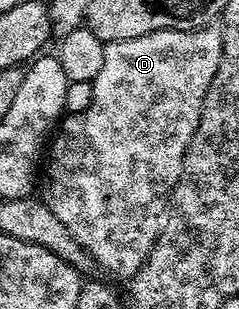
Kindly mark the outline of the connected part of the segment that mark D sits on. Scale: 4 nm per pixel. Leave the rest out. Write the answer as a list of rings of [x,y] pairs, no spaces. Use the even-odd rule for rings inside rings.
[[[216,24],[207,25],[204,29],[192,29],[191,31],[179,31],[178,29],[164,29],[147,35],[139,35],[135,39],[123,39],[122,41],[110,41],[103,51],[103,67],[99,75],[93,80],[93,94],[91,95],[91,107],[87,107],[85,113],[71,113],[62,116],[59,128],[52,138],[47,149],[47,157],[50,157],[49,170],[44,170],[43,185],[45,181],[45,193],[43,200],[47,207],[51,207],[51,215],[75,235],[75,239],[95,259],[98,270],[110,273],[113,277],[125,277],[131,279],[143,267],[143,263],[149,258],[149,252],[155,247],[157,236],[161,234],[163,218],[169,207],[169,196],[173,193],[175,183],[183,171],[183,159],[187,155],[187,147],[199,127],[201,108],[205,102],[207,91],[211,87],[211,79],[215,79],[215,71],[219,71],[219,59],[221,58],[221,31]]]

